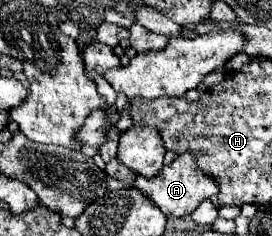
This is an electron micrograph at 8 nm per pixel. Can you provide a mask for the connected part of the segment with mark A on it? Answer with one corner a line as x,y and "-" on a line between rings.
183,153
171,165
165,165
153,177
137,175
135,181
133,181
133,187
139,189
141,193
145,193
167,217
177,217
177,219
185,217
185,215
191,215
193,209
197,209
197,205
201,201
205,201
205,199
209,199
217,193
217,183
211,181
211,177
207,177
205,173
201,173
197,169
193,153

